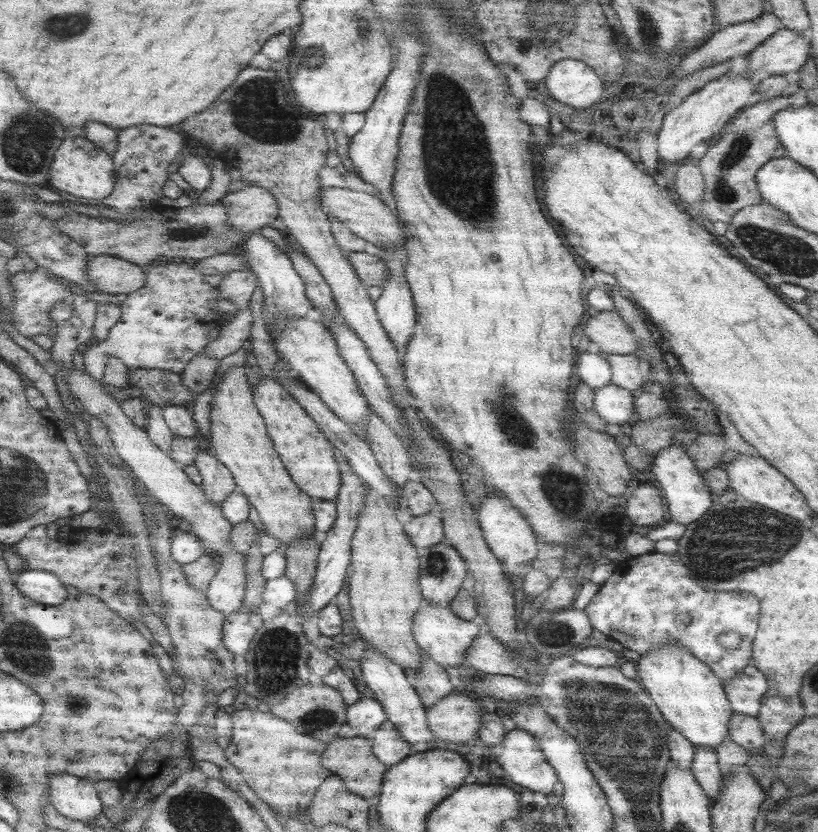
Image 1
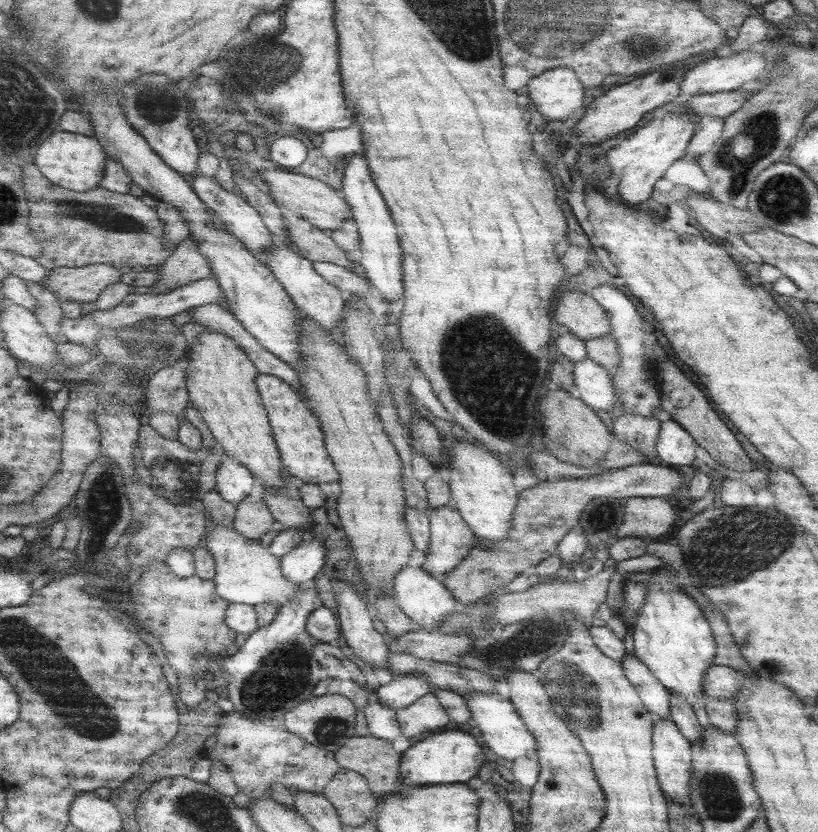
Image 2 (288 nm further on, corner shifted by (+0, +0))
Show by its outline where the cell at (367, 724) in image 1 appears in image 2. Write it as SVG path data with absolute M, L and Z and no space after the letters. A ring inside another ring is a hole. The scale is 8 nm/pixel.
M393 678L389 684L379 686L375 692L371 692L371 700L375 700L377 704L391 708L395 714L401 708L407 708L409 704L413 704L417 698L425 696L433 692L431 686L427 682L423 682L421 678Z

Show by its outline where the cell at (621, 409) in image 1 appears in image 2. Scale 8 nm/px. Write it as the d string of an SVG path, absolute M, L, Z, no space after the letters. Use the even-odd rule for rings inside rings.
M593 360L573 364L573 388L571 396L587 404L591 410L609 410L617 402L617 394L611 382L611 372Z

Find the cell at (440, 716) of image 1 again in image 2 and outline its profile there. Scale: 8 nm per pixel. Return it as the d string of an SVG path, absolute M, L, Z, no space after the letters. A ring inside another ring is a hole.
M433 692L417 698L407 708L401 708L397 712L397 722L401 726L401 736L409 740L409 748L419 740L453 728L445 708Z

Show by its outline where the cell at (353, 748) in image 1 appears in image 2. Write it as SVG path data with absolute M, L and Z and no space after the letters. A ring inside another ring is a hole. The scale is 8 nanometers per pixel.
M351 736L343 746L339 746L333 752L333 760L339 764L339 770L349 770L349 772L357 772L359 776L365 778L371 794L377 798L377 806L381 804L383 796L387 794L397 794L399 790L403 790L403 782L399 778L399 760L401 754L393 752L393 744L377 740L373 736Z

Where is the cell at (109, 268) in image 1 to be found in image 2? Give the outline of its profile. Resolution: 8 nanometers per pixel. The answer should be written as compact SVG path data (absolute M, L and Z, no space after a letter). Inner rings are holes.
M89 264L83 268L55 268L47 274L47 290L73 302L95 302L101 290L121 282L125 270L109 264Z

